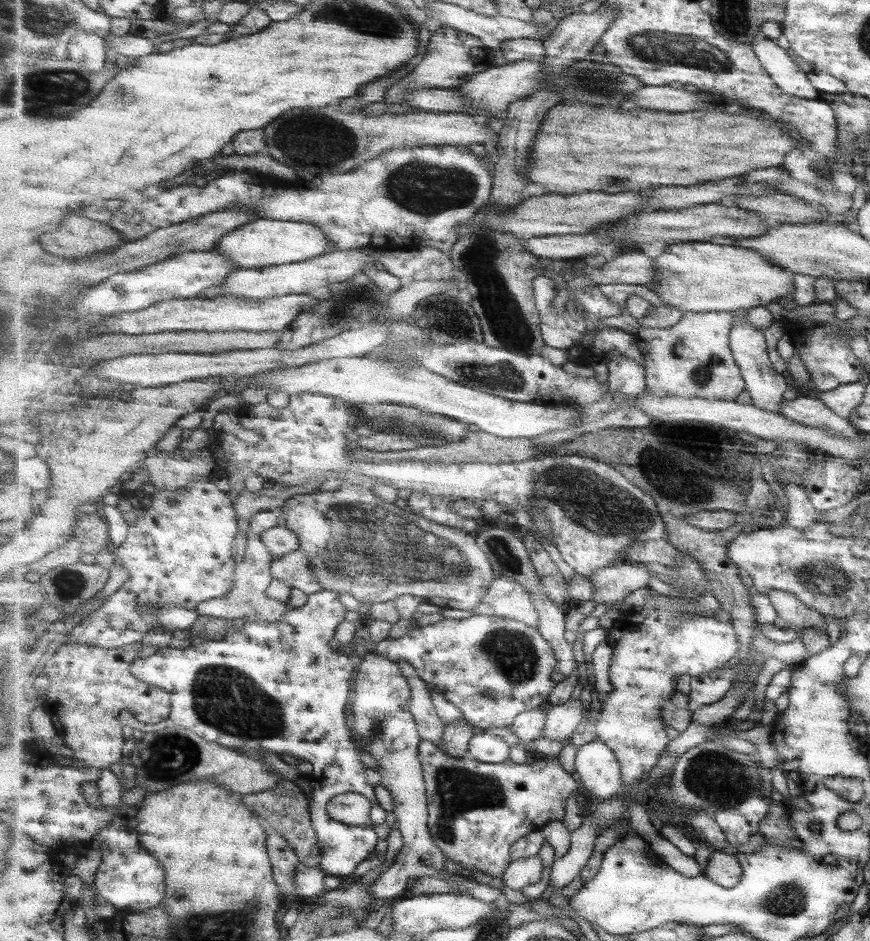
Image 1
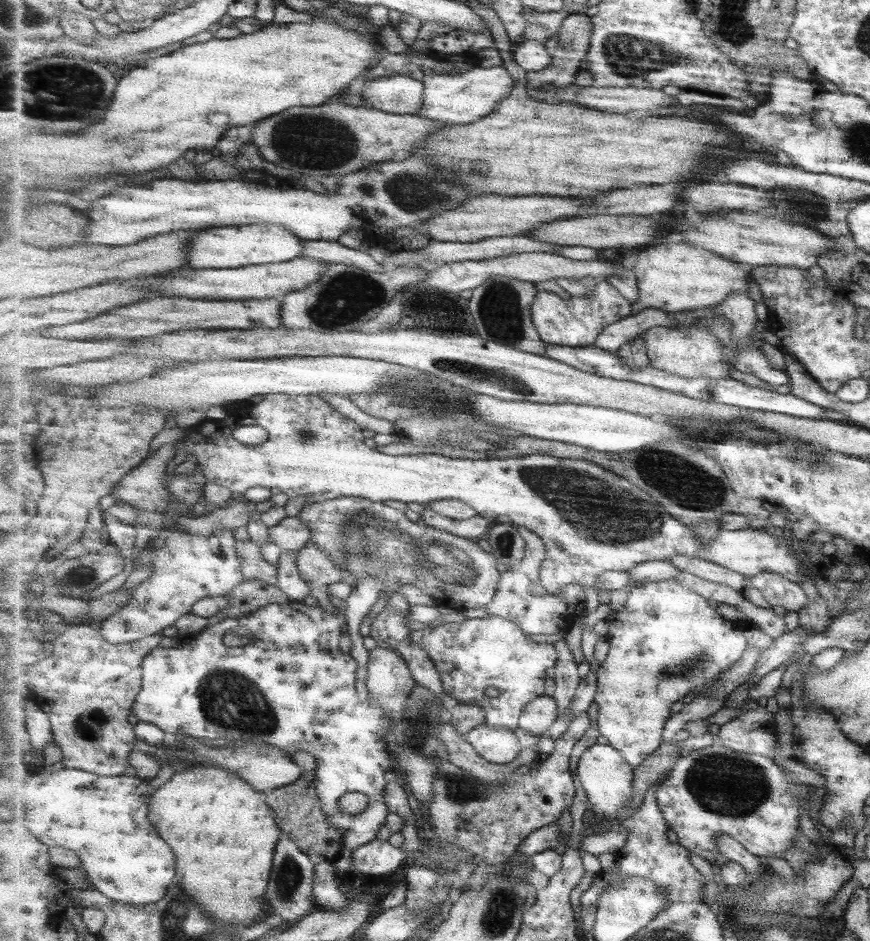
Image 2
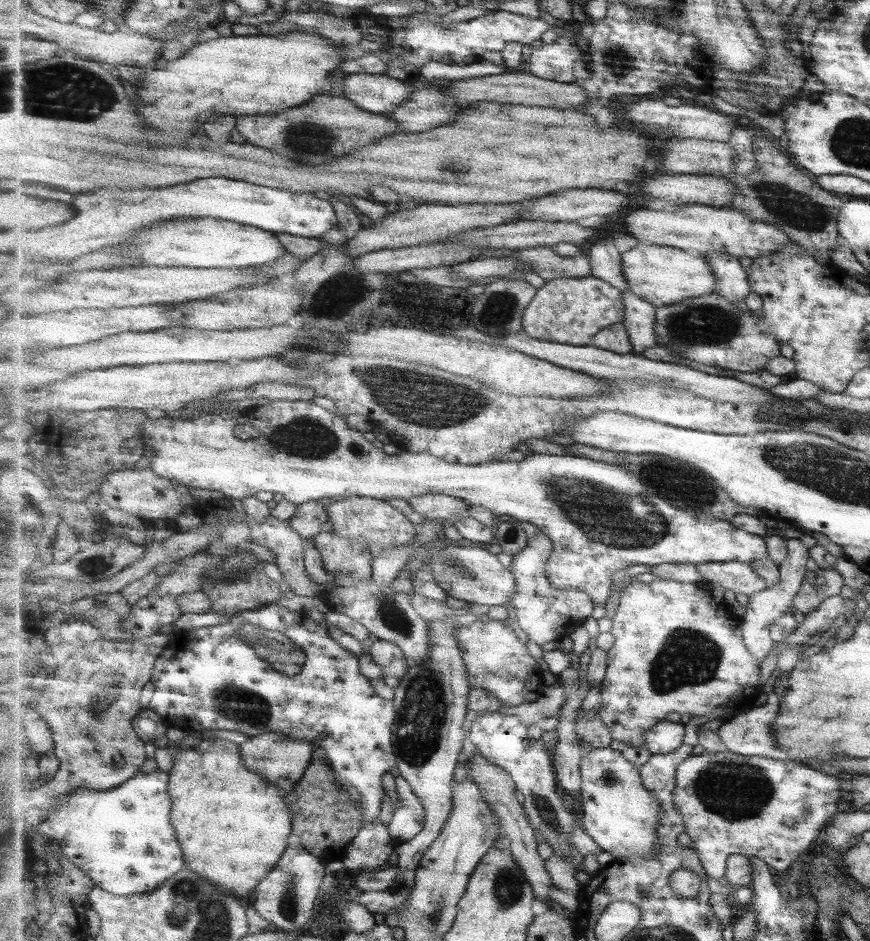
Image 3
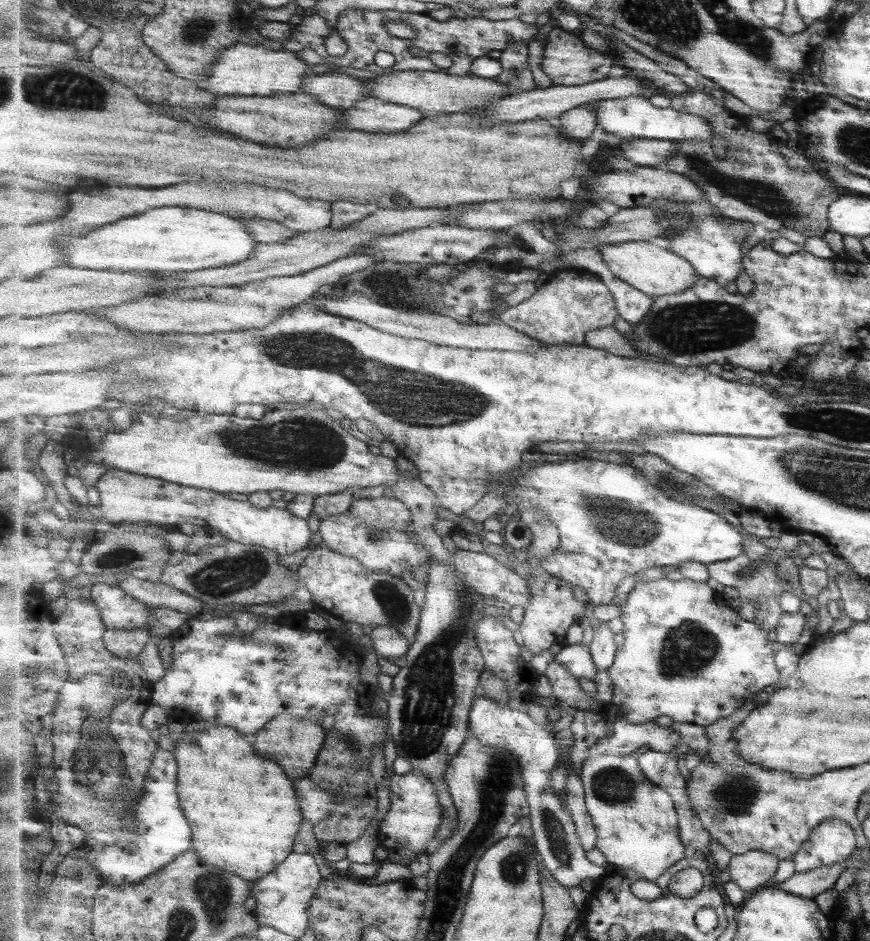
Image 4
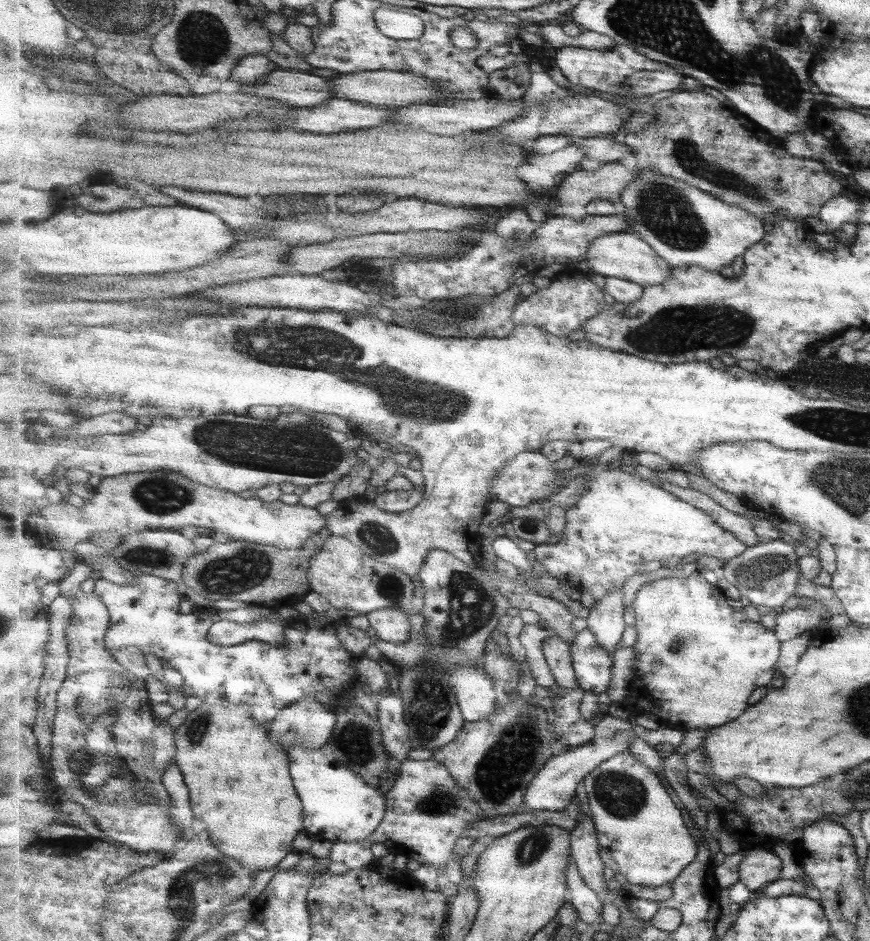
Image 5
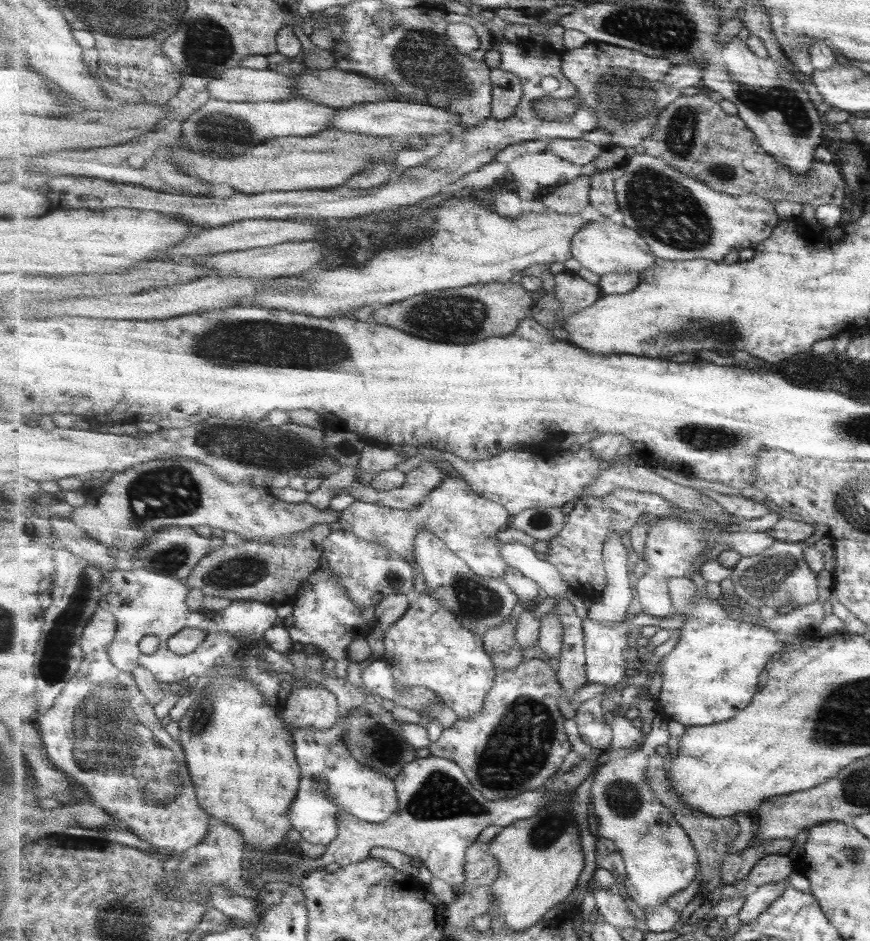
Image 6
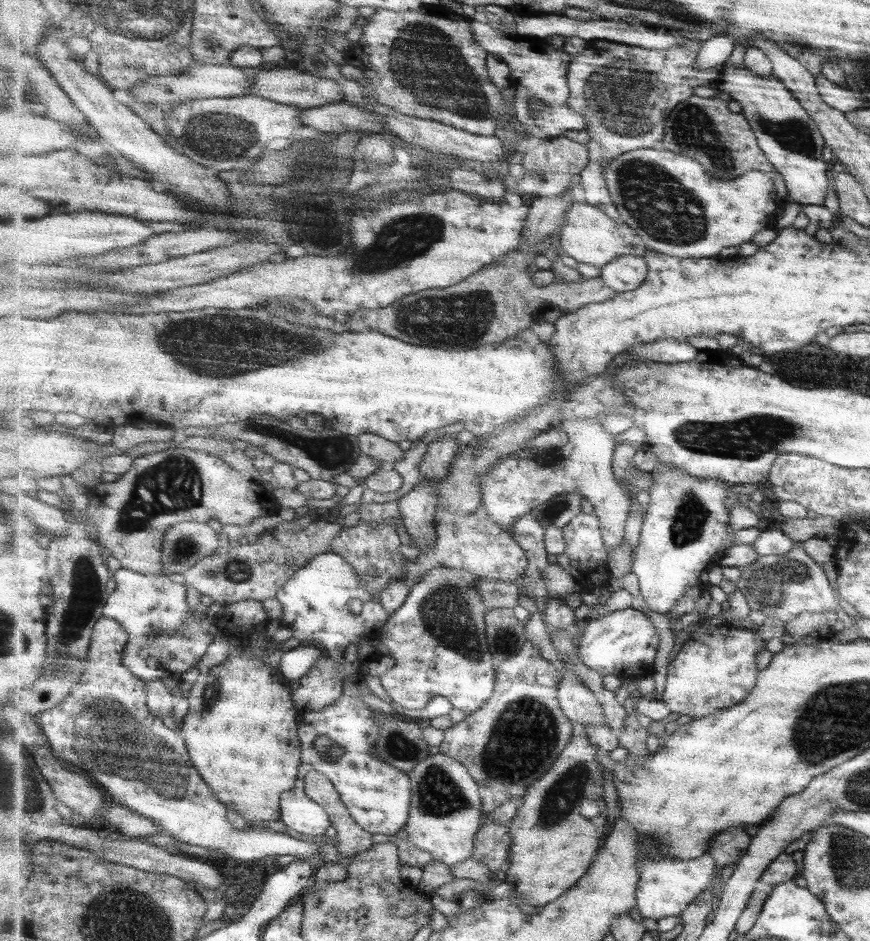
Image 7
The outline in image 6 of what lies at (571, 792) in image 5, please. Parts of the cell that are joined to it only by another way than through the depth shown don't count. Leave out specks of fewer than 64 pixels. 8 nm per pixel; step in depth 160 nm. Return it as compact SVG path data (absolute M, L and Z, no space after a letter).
M599 751L582 758L569 771L559 771L553 775L539 792L525 792L511 800L489 801L471 785L459 764L446 760L446 757L418 757L407 764L395 779L399 792L397 816L391 816L391 819L379 825L367 825L348 811L340 810L337 815L338 836L317 859L319 868L331 862L345 867L374 856L374 850L395 849L407 856L419 858L429 871L437 878L443 878L459 894L466 882L467 849L479 838L481 830L489 826L505 828L521 820L531 819L542 808L551 805L557 795L579 789L591 773L595 773L595 766L602 758L604 754Z

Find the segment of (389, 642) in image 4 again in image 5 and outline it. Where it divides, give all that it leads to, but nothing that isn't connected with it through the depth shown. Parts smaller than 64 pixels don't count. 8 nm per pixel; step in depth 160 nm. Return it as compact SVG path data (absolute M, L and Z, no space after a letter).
M384 608L368 613L370 626L385 642L403 644L410 639L414 619L401 608Z

